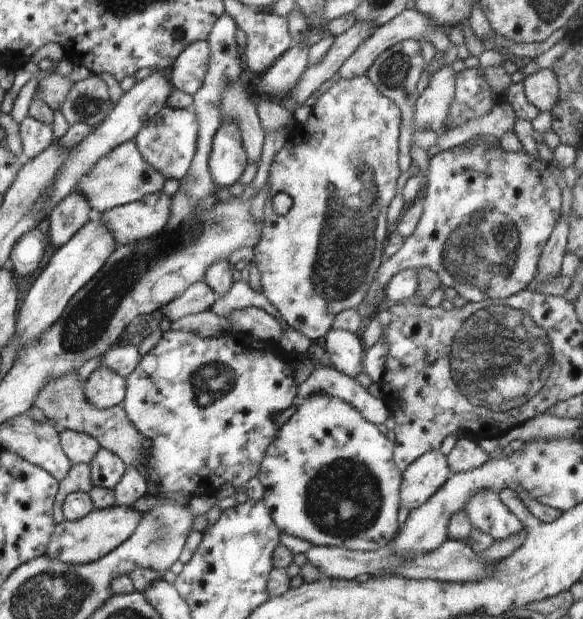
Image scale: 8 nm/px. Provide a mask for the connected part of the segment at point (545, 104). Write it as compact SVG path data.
M538 69L523 81L523 89L530 104L536 106L540 113L548 112L559 101L559 82L552 69Z

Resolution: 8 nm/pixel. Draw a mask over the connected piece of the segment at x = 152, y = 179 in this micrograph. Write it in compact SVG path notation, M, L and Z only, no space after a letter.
M134 140L126 141L113 148L106 156L99 158L88 172L80 177L77 188L89 207L93 215L101 215L114 207L125 205L142 199L146 195L151 195L162 190L165 178L149 165L144 157L138 152Z

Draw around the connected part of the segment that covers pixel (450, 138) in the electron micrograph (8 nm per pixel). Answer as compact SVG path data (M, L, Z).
M506 100L496 103L488 114L471 118L459 127L448 129L437 139L437 152L459 147L476 137L494 137L498 140L506 132L512 132L517 119L515 110Z

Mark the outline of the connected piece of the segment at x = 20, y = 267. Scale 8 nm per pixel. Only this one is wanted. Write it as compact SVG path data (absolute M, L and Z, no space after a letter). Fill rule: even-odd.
M38 227L22 235L16 242L10 253L9 266L18 281L38 270L47 243L47 236L43 235Z

